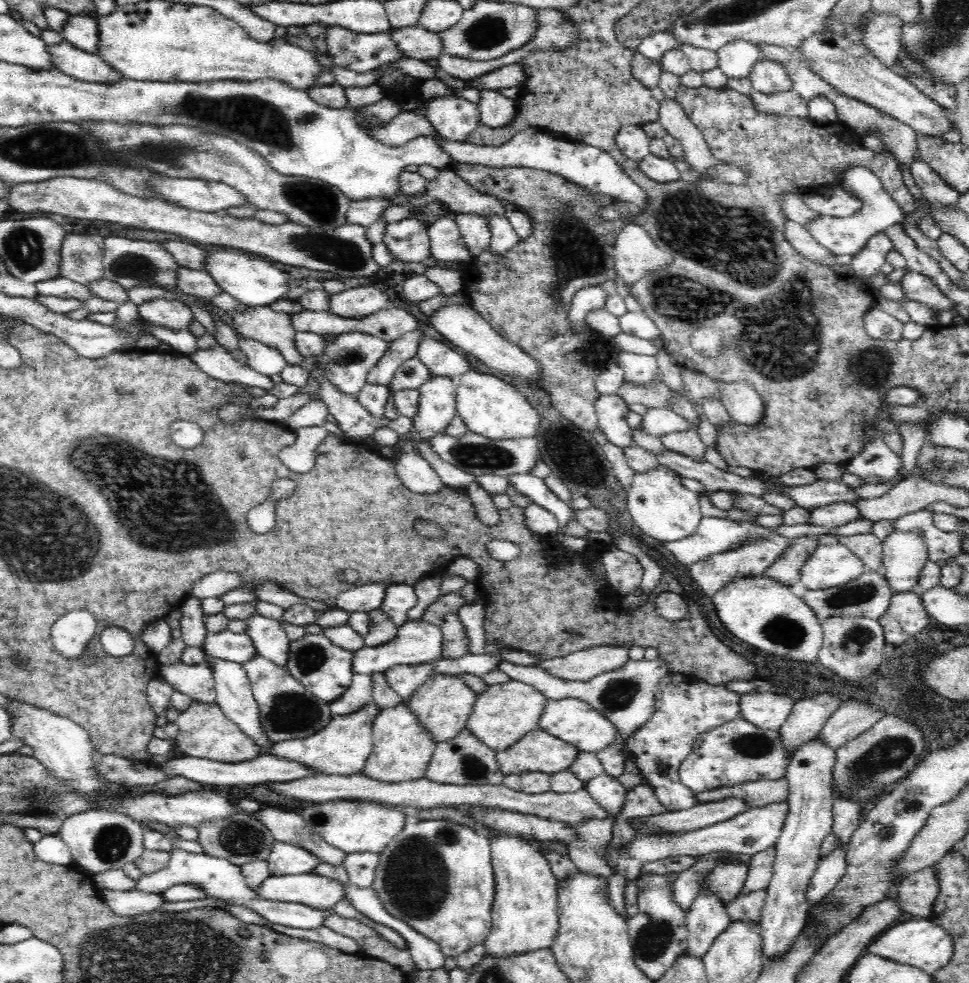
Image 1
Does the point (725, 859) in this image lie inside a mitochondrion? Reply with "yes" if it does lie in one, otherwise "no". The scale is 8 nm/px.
no

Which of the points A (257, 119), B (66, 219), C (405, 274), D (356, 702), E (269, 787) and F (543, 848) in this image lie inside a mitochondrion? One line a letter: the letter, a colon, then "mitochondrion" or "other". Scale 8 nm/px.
A: mitochondrion
B: other
C: other
D: other
E: other
F: other

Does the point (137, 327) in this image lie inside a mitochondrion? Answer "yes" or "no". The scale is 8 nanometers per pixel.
no

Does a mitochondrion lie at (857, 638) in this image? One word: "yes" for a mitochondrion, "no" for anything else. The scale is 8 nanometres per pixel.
yes

